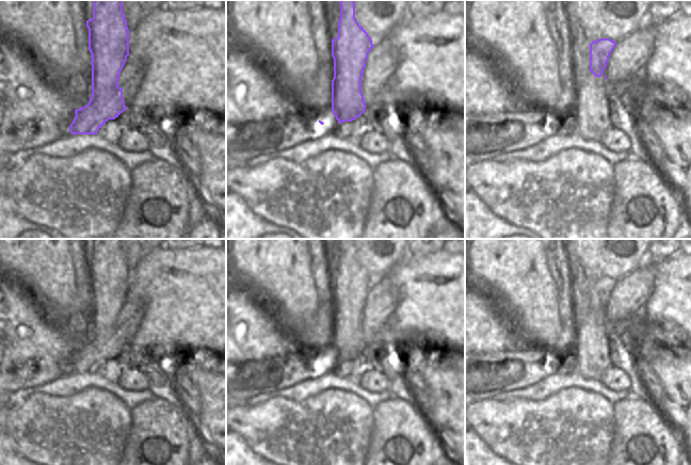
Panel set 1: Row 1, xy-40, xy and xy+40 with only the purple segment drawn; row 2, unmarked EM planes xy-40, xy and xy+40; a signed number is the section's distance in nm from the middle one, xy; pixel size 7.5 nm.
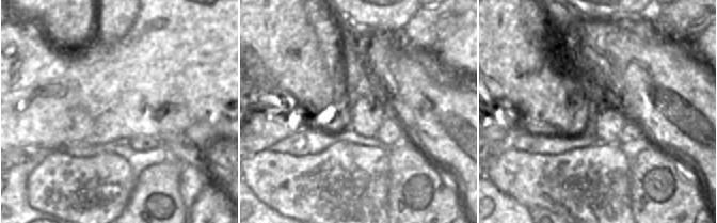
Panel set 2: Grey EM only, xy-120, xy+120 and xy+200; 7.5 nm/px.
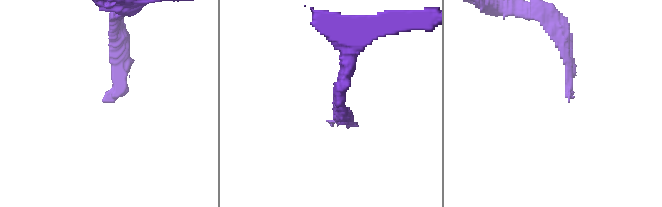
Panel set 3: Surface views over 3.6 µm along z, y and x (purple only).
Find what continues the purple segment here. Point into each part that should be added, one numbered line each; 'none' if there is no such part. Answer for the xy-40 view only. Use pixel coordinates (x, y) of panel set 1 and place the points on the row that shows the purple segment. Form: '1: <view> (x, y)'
1: xy-40 (112, 130)

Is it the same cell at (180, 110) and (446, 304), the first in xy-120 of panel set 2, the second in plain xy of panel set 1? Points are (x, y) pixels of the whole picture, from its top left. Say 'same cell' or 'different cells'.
same cell

